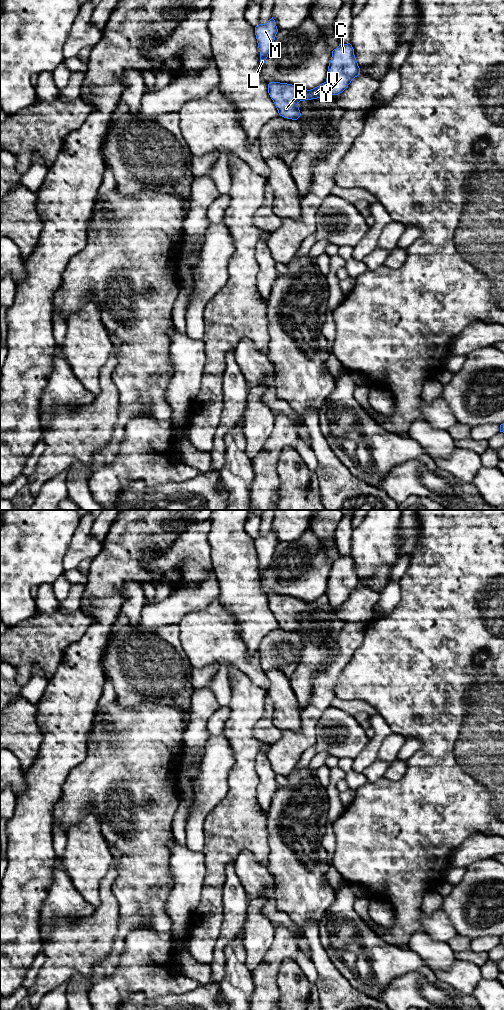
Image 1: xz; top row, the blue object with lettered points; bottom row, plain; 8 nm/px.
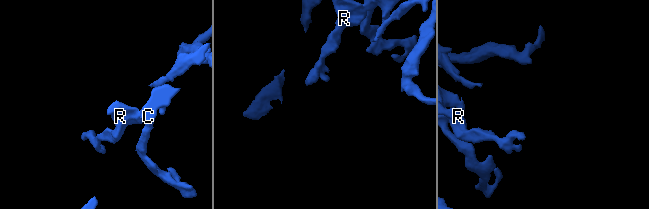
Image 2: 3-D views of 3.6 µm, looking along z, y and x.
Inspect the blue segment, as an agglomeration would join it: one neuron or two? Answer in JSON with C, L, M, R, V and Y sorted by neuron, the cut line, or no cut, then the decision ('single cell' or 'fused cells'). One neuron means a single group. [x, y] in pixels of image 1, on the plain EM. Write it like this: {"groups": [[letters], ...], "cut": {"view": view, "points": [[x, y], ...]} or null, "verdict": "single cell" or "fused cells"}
{"groups": [["C", "Y"], ["L", "M", "R", "V"]], "cut": {"view": "xz", "points": [[325, 594], [331, 606]]}, "verdict": "fused cells"}

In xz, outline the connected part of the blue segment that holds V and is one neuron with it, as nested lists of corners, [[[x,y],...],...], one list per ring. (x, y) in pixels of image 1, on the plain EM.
[[[270,594],[268,596],[268,605],[279,627],[292,632],[297,632],[301,628],[297,617],[300,613],[326,610],[331,607],[326,594],[311,602],[287,595]]]

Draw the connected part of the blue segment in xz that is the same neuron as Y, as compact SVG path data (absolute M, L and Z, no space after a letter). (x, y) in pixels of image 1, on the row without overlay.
M350 555L339 556L332 563L326 595L331 607L342 605L351 593L360 586L360 580Z

